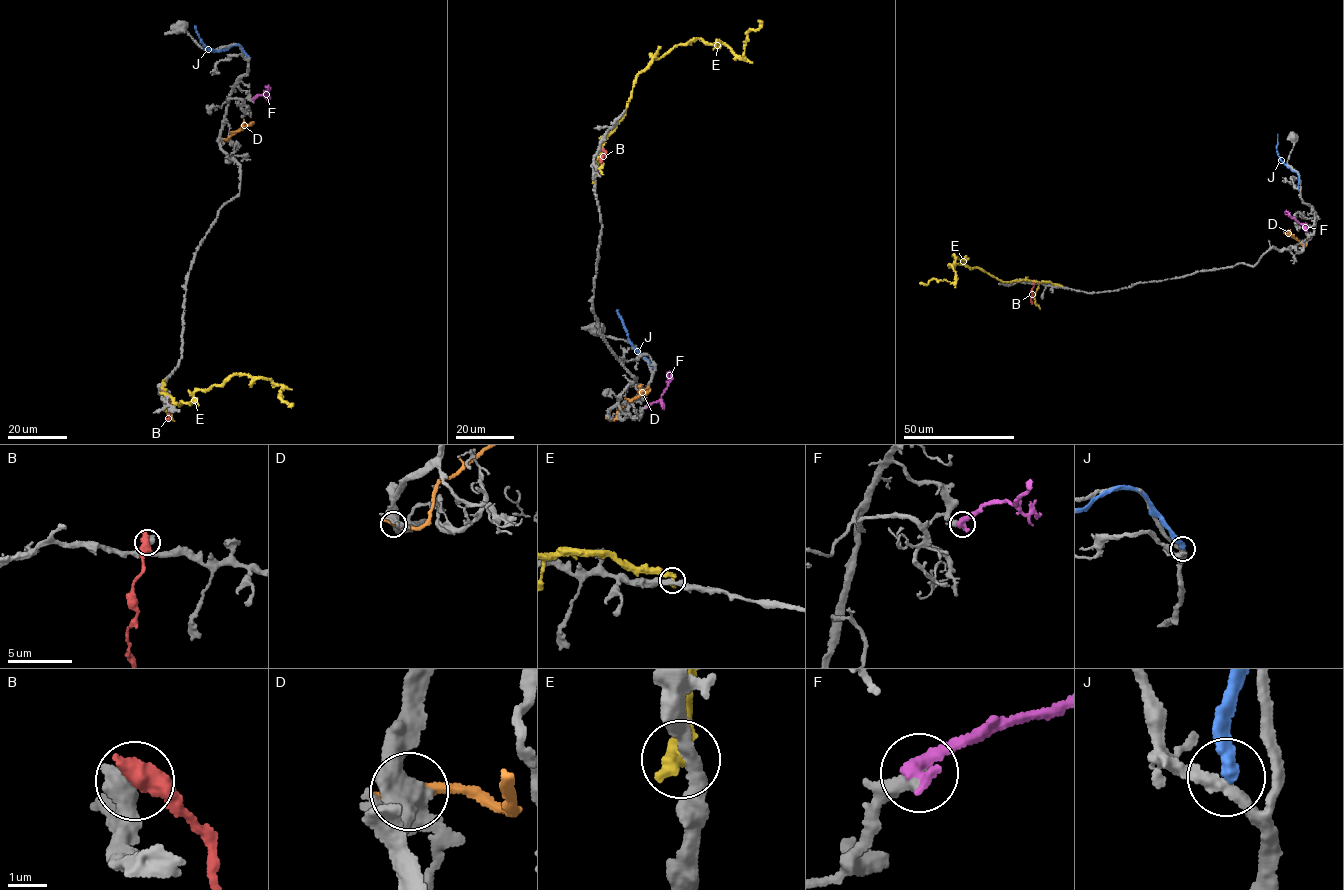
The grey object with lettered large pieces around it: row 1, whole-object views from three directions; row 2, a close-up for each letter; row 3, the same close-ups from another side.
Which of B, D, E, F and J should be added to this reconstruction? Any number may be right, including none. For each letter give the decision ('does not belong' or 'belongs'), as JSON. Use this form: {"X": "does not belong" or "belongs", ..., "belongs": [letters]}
{"B": "does not belong", "D": "does not belong", "E": "does not belong", "F": "does not belong", "J": "does not belong", "belongs": []}

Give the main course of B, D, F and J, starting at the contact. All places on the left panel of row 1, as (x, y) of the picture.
B: (163, 393), (169, 400), (168, 420)
D: (220, 139), (226, 140), (242, 124), (244, 126)
F: (252, 100), (267, 93), (267, 89)
J: (249, 58), (236, 44), (218, 51), (207, 48), (194, 26)

